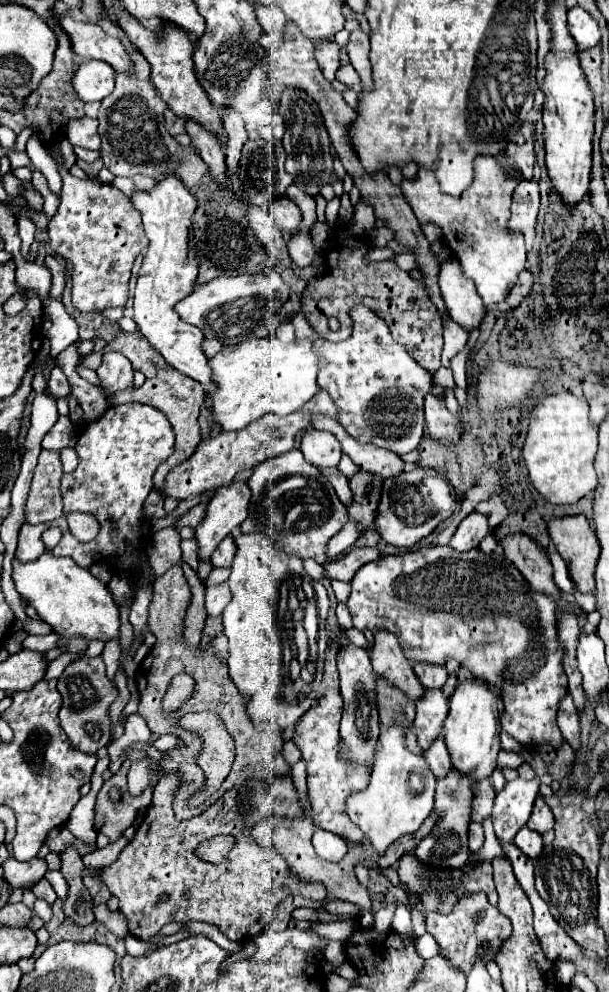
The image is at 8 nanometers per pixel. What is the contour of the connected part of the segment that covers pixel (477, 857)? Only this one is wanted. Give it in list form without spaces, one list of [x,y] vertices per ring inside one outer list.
[[[491,817],[483,821],[483,829],[485,829],[485,845],[481,847],[481,853],[475,853],[471,855],[471,863],[481,863],[481,861],[491,861],[493,857],[503,857],[501,853],[501,843],[497,841],[497,835],[493,831],[493,823],[491,823]]]

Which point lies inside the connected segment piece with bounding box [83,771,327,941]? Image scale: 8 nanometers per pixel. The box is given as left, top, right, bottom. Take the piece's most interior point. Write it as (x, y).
(236, 897)

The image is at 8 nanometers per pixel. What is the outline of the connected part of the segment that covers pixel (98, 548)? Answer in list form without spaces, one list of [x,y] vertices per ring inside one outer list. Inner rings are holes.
[[[125,403],[117,407],[109,407],[99,419],[87,423],[77,437],[75,451],[79,457],[79,465],[73,473],[63,473],[61,477],[61,495],[63,495],[63,513],[81,511],[97,517],[101,529],[99,535],[91,543],[77,541],[65,521],[65,515],[57,521],[51,521],[53,527],[63,531],[63,537],[57,547],[51,551],[43,545],[41,533],[51,525],[23,525],[19,531],[17,561],[35,561],[43,553],[53,553],[55,557],[71,557],[79,567],[89,569],[95,563],[105,563],[115,571],[125,575],[147,575],[149,583],[135,585],[135,599],[131,605],[129,621],[133,625],[135,635],[147,625],[147,605],[151,601],[151,585],[155,581],[151,563],[137,561],[145,551],[145,535],[143,525],[147,521],[145,501],[153,489],[153,473],[155,469],[173,453],[175,433],[169,425],[167,417],[151,405],[143,403]]]

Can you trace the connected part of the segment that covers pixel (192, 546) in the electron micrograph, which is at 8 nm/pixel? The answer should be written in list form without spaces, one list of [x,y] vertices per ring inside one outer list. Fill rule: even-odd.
[[[181,541],[181,551],[183,551],[183,559],[197,569],[199,567],[199,559],[197,559],[197,543],[195,541]]]

